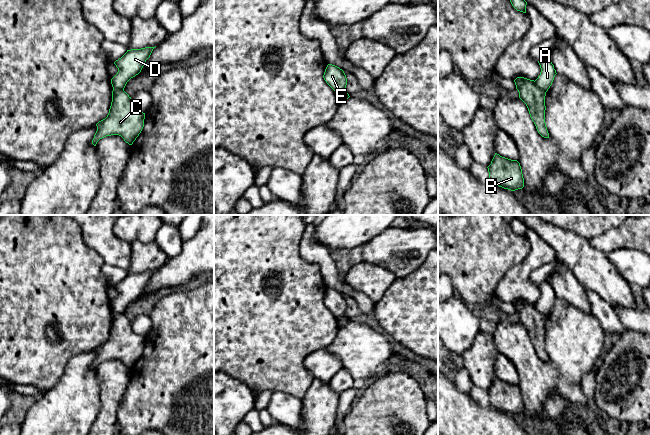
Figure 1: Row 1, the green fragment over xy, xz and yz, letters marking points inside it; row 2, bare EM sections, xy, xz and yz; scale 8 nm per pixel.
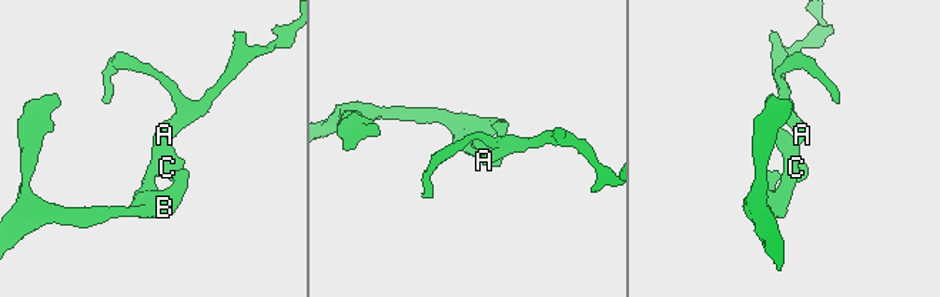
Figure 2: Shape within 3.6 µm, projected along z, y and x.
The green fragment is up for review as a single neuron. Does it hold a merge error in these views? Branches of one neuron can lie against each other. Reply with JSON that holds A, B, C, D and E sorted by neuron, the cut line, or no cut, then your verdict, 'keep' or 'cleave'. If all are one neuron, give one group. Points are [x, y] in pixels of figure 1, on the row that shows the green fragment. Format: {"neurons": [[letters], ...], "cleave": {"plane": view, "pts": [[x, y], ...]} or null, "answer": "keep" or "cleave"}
{"neurons": [["A", "D"], ["B", "C", "E"]], "cleave": {"plane": "yz", "pts": [[534, 81], [545, 92]]}, "answer": "cleave"}

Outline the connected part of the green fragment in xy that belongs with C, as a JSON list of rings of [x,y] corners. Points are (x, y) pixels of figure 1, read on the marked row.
[[[113,87],[109,113],[96,124],[97,131],[92,144],[96,146],[97,142],[106,136],[119,135],[132,145],[144,127],[144,119],[145,113],[133,107],[131,97],[124,89]]]

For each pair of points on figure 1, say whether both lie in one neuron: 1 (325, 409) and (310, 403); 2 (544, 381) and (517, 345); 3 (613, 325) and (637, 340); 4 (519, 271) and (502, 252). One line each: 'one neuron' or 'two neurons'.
1: one neuron
2: one neuron
3: two neurons
4: two neurons

